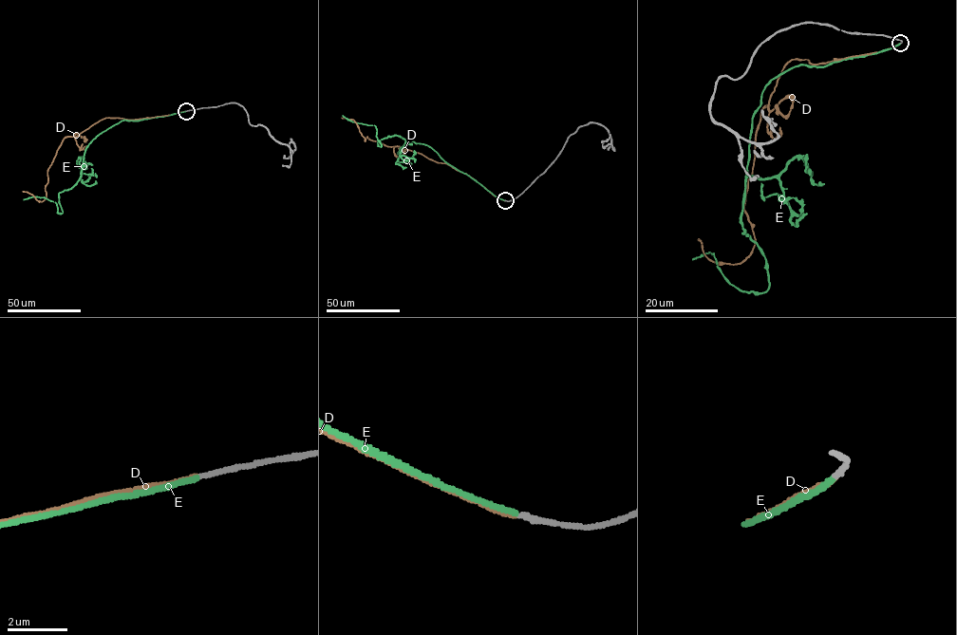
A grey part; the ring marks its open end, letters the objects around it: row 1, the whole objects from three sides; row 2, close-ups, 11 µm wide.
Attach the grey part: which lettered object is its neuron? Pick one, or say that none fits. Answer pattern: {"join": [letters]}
{"join": ["E"]}

